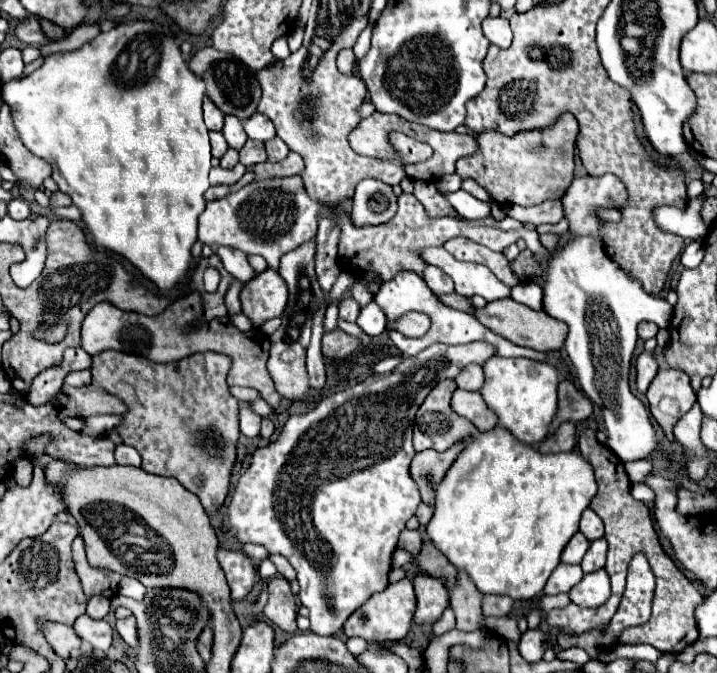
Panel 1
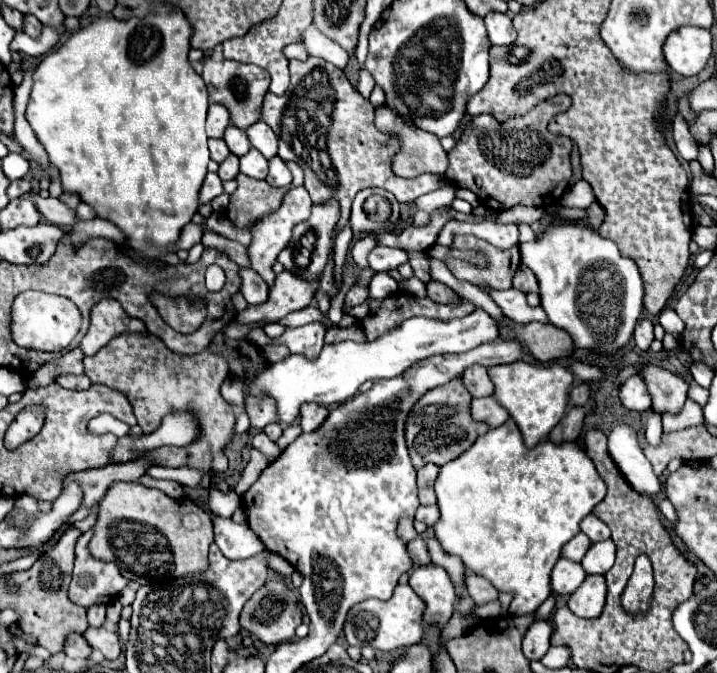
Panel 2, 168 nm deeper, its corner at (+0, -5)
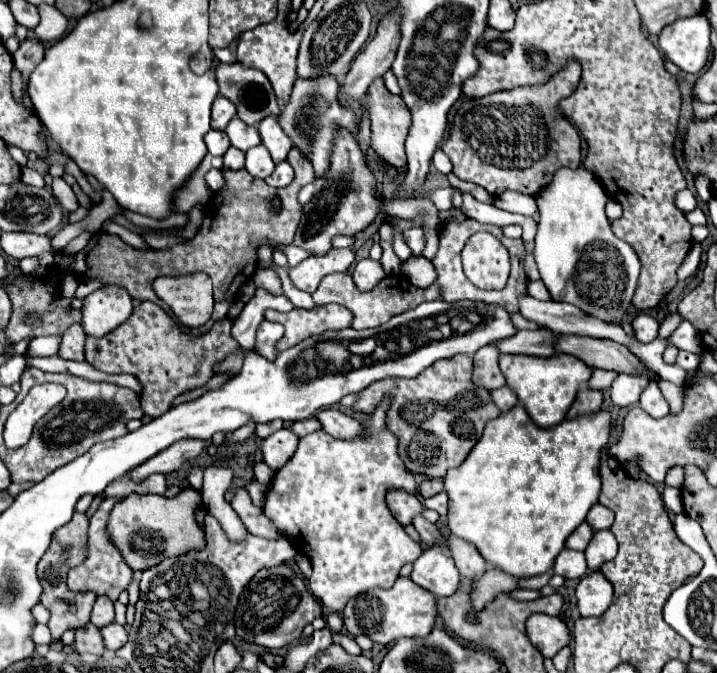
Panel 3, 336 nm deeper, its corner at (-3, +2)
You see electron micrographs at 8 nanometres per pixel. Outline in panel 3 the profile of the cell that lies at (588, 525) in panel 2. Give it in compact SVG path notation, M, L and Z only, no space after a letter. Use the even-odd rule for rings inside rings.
M594 504L586 516L586 522L594 528L594 530L604 530L610 528L614 522L614 512L602 504Z

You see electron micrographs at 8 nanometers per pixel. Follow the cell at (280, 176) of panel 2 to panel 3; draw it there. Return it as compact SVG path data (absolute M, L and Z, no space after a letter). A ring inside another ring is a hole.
M284 160L284 162L278 164L276 170L266 178L266 182L268 182L270 186L274 186L274 188L284 188L284 186L288 186L288 184L292 182L292 178L294 178L294 170L292 170L292 166Z

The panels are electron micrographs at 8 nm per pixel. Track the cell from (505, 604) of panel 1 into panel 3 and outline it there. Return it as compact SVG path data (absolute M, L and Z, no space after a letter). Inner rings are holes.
M448 534L446 546L448 546L462 578L478 580L486 572L486 560L480 556L480 552L476 552L474 544L468 544L466 540L460 540L458 536Z

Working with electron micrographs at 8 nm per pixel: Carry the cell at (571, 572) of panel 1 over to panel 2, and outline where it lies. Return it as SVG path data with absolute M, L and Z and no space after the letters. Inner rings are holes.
M559 559L551 573L553 595L571 595L585 579L585 571L579 563L569 559Z

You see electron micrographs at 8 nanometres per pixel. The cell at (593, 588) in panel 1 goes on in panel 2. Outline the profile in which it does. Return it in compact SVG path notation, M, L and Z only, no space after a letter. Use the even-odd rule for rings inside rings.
M587 575L581 587L571 595L569 599L569 609L583 619L593 619L599 617L605 605L605 595L607 595L607 585L603 575Z

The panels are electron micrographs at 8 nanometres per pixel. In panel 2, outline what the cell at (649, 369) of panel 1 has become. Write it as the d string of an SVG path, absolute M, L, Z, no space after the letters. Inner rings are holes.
M639 375L629 377L629 379L621 385L619 399L621 399L621 403L623 403L627 409L633 409L633 411L647 411L647 409L651 409L649 391L647 391L647 387L645 387L645 381L643 381Z

